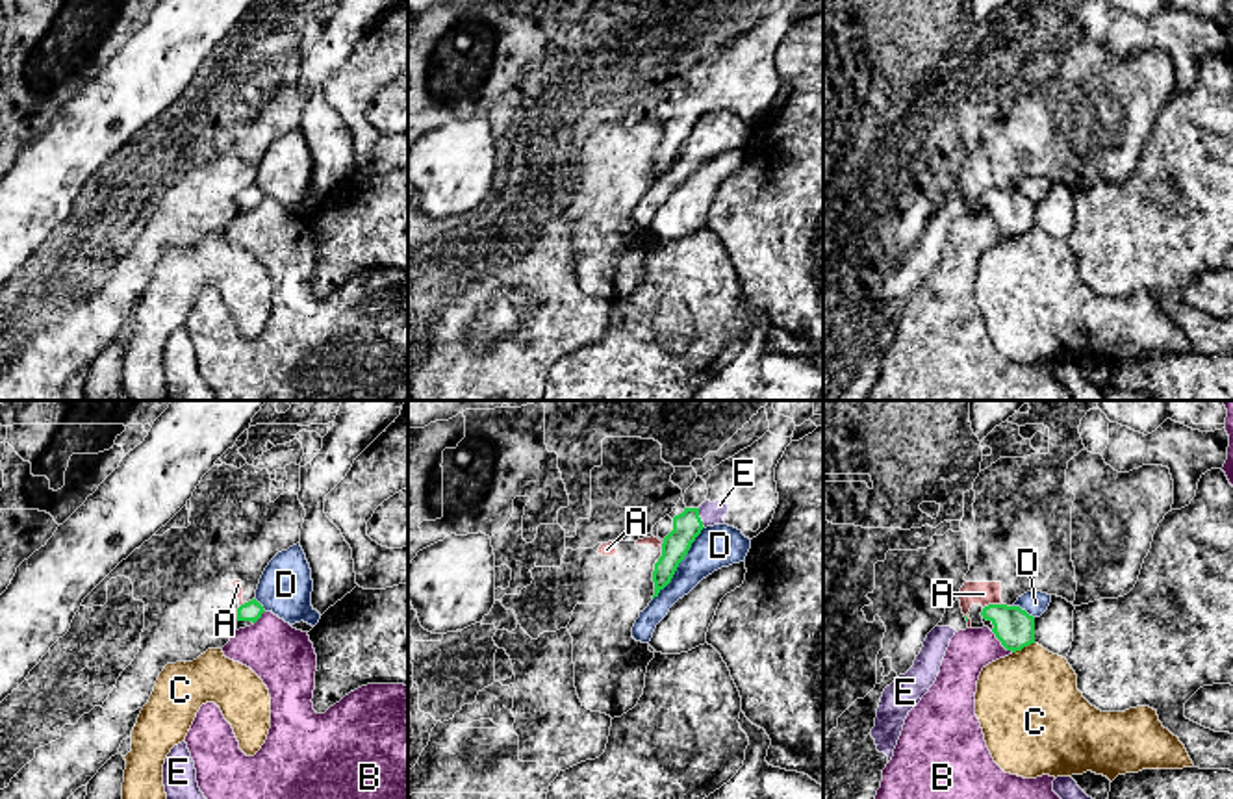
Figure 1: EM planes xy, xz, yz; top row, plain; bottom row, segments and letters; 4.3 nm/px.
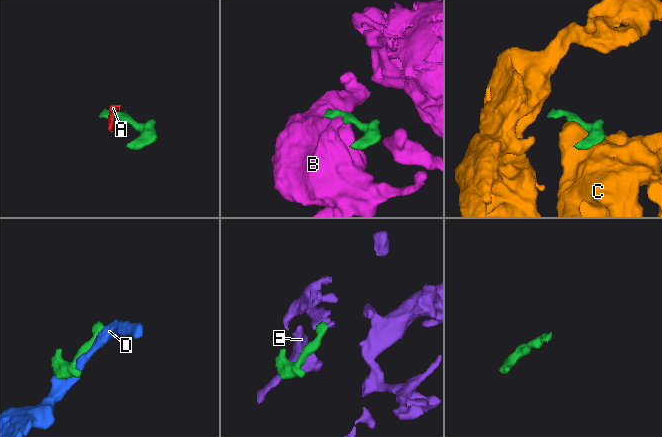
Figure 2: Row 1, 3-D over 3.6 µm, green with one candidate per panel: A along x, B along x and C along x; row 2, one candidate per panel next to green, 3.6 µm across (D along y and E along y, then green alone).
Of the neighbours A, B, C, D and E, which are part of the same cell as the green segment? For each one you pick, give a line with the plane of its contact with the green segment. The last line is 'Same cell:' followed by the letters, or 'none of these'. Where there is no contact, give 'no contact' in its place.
E: xz
Same cell: E

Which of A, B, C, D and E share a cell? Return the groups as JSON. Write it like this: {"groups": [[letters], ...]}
{"groups": [["A"], ["B"], ["C"], ["D"], ["E"]]}

